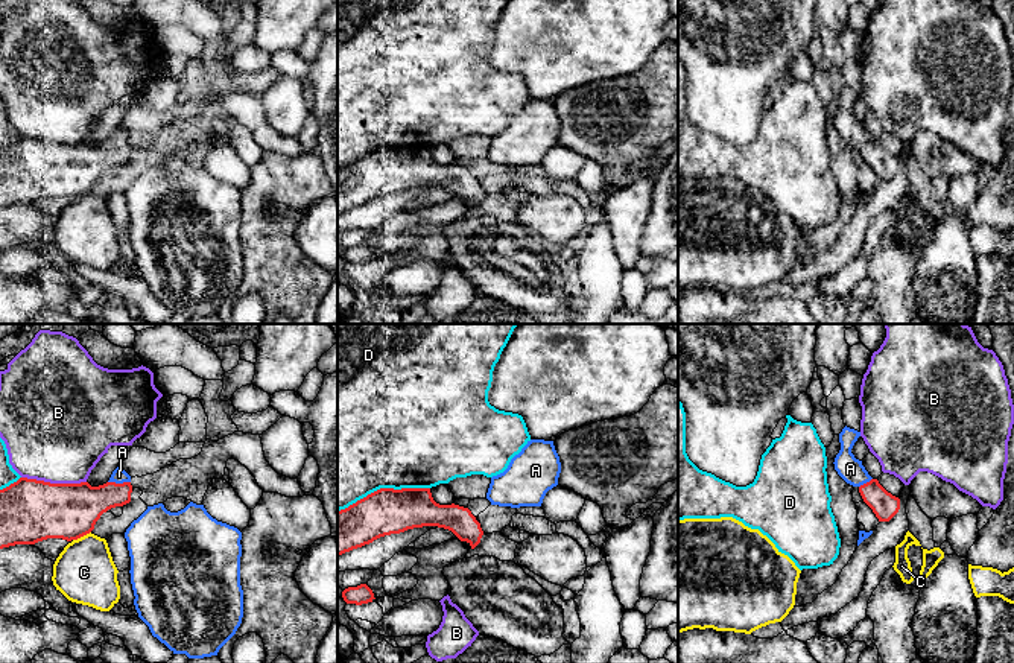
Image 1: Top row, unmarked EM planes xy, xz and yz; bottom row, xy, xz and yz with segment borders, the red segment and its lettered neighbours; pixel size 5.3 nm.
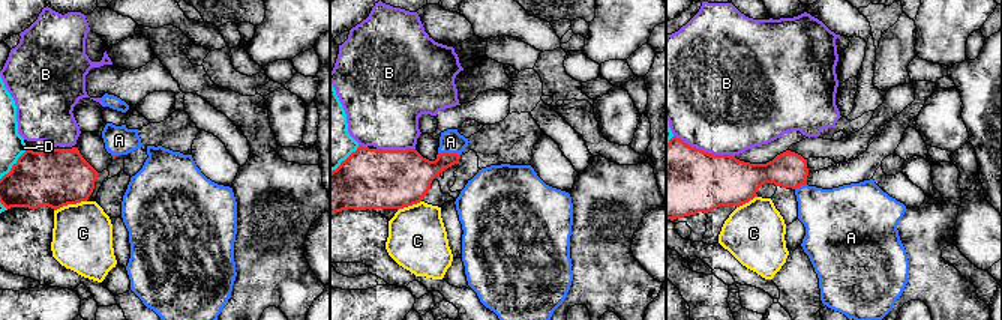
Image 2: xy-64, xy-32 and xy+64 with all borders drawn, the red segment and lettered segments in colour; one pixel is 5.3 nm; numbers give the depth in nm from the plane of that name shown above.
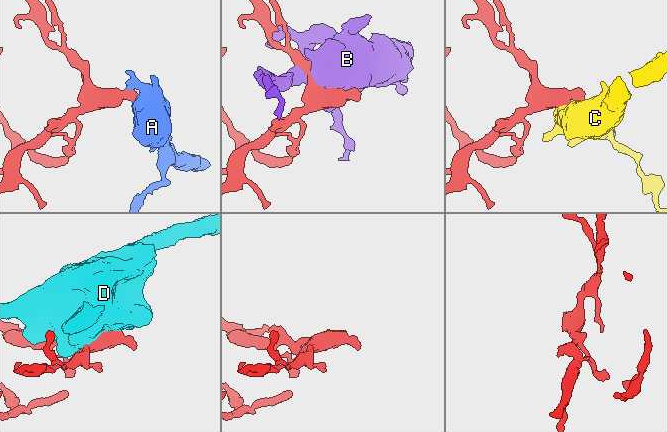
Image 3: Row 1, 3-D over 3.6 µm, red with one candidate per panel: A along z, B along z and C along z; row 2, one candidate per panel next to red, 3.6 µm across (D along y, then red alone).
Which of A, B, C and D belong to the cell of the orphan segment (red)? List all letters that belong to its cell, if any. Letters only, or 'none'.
A

